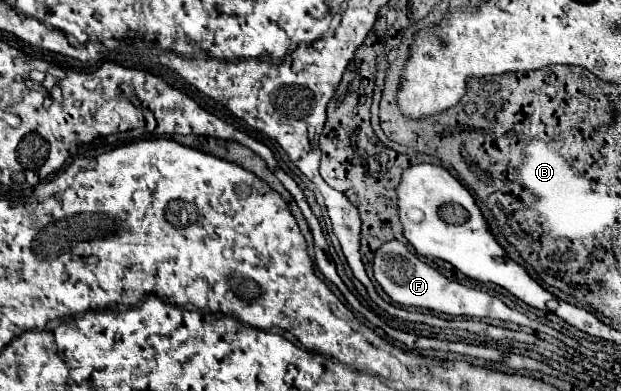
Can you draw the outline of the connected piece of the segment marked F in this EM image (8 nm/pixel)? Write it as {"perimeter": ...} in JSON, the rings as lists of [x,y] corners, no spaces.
{"perimeter":[[[397,239],[383,243],[377,253],[375,253],[375,261],[373,261],[373,271],[375,271],[375,279],[377,283],[383,287],[383,291],[399,305],[403,307],[421,307],[421,309],[431,309],[437,313],[447,313],[453,317],[473,317],[473,319],[499,319],[499,321],[511,321],[517,323],[521,327],[533,327],[539,329],[539,323],[531,321],[529,317],[525,317],[523,313],[509,309],[503,301],[499,301],[497,297],[461,285],[457,281],[449,281],[447,277],[443,277],[437,269],[429,267],[427,263],[423,263],[415,253],[409,251],[409,247]]]}

